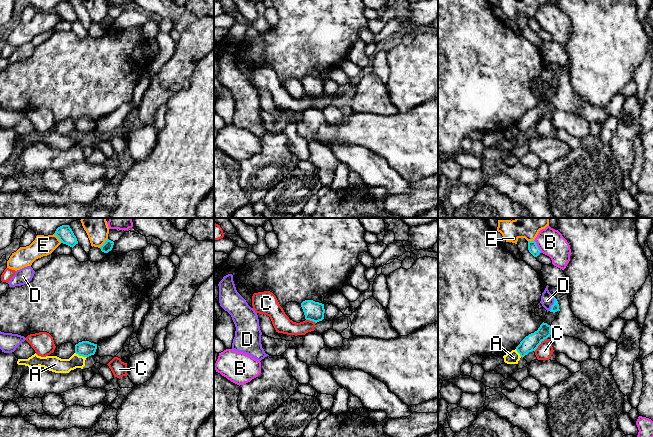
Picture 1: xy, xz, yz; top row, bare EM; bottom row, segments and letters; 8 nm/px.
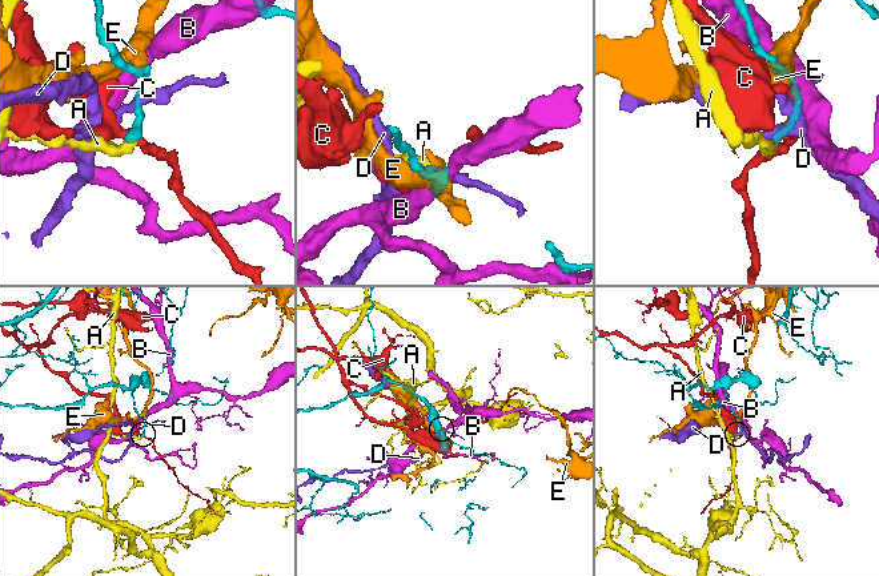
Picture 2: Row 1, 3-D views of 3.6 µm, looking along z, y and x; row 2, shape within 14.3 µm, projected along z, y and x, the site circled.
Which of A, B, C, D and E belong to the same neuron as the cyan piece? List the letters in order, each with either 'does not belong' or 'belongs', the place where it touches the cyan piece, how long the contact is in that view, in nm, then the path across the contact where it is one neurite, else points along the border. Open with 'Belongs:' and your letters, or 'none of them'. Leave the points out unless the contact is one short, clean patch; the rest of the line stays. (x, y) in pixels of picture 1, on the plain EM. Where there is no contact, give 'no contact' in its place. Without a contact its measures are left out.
Belongs: none of them
A: does not belong; meets cyan in xy at (81, 131); contact 100 nm long
B: does not belong; meets cyan in yz at (537, 22); contact 120 nm long; border along yz (534, 16), (541, 28)
C: does not belong; meets cyan in yz at (540, 119); contact 150 nm long; border along yz (546, 114), (534, 127)
D: does not belong; meets cyan in yz at (553, 80); contact 120 nm long; border along yz (553, 73), (553, 79), (549, 86)
E: does not belong; meets cyan in xy at (58, 13); contact 100 nm long

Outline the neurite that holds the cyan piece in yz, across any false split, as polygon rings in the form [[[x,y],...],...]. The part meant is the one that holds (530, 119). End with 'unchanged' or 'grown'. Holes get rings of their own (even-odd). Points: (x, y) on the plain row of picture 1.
[[[542,99],[537,107],[526,112],[516,123],[517,128],[521,133],[524,133],[529,128],[535,127],[542,117],[550,113],[551,102],[547,99]]] | unchanged

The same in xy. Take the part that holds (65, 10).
[[[62,1],[58,3],[54,9],[61,19],[66,20],[70,23],[74,23],[76,20],[78,20],[77,14],[74,11],[72,5],[69,1]]] | unchanged

